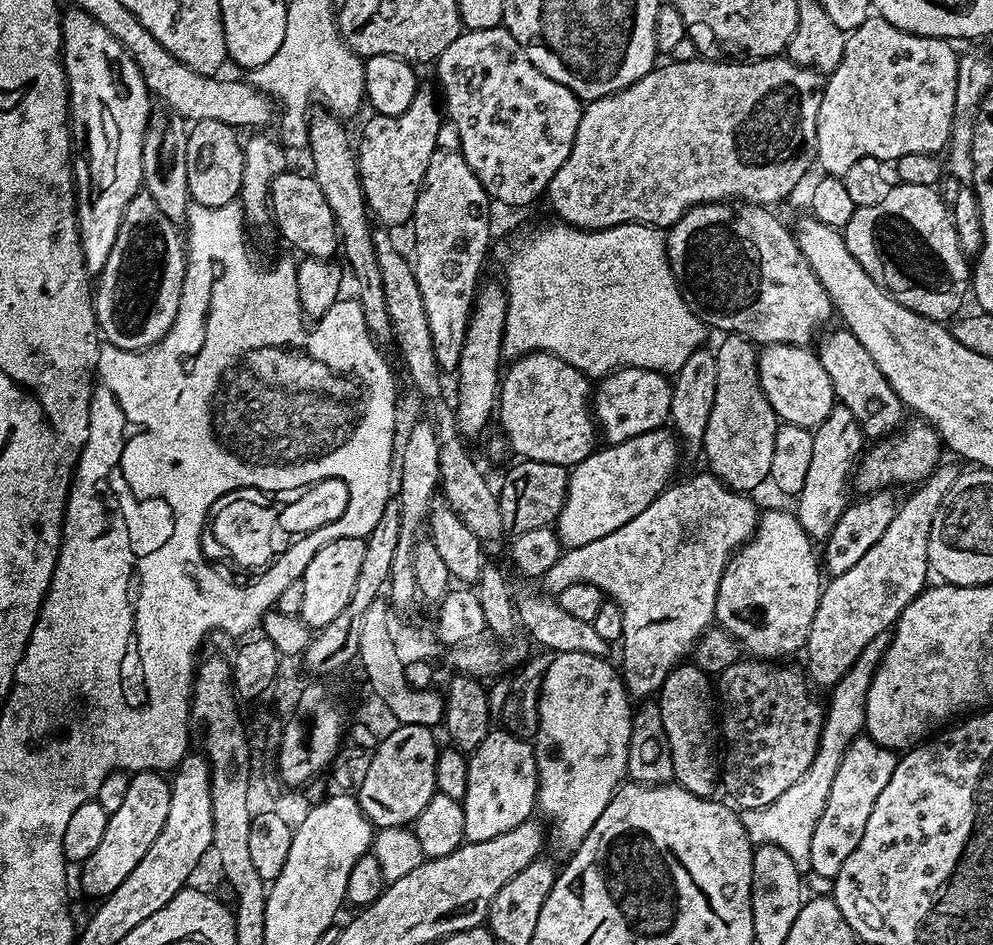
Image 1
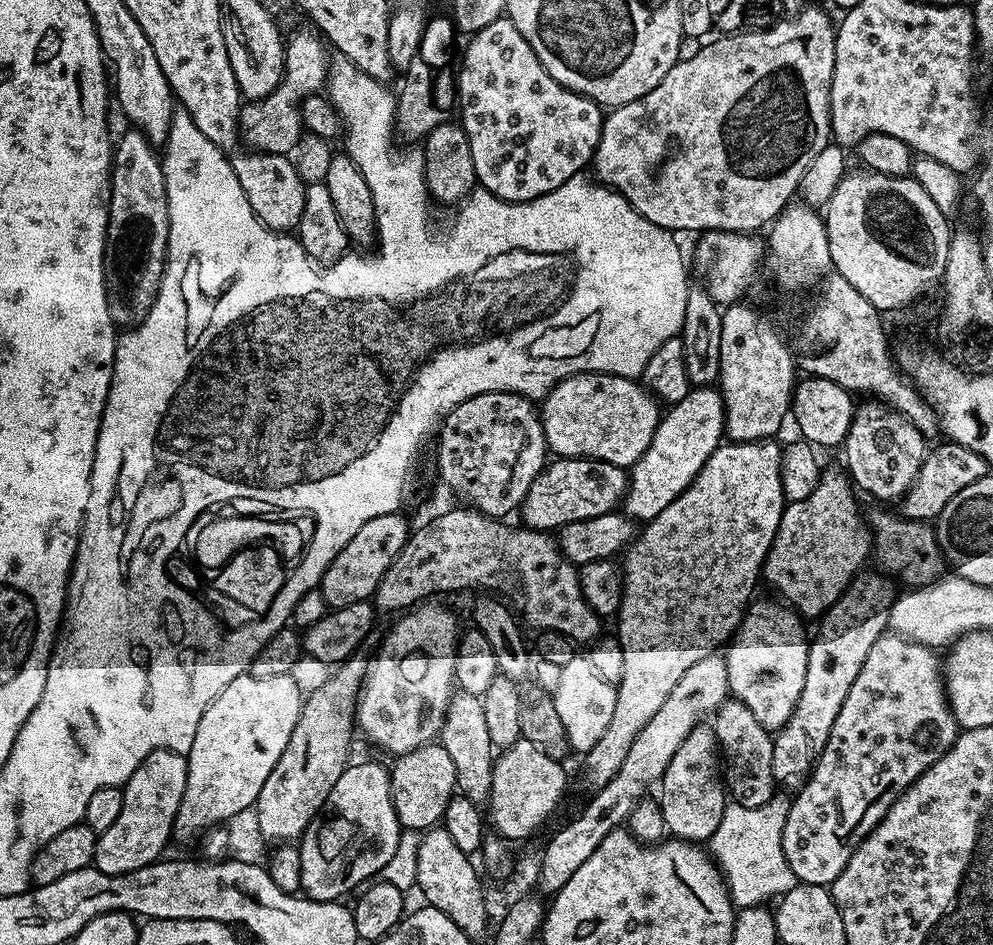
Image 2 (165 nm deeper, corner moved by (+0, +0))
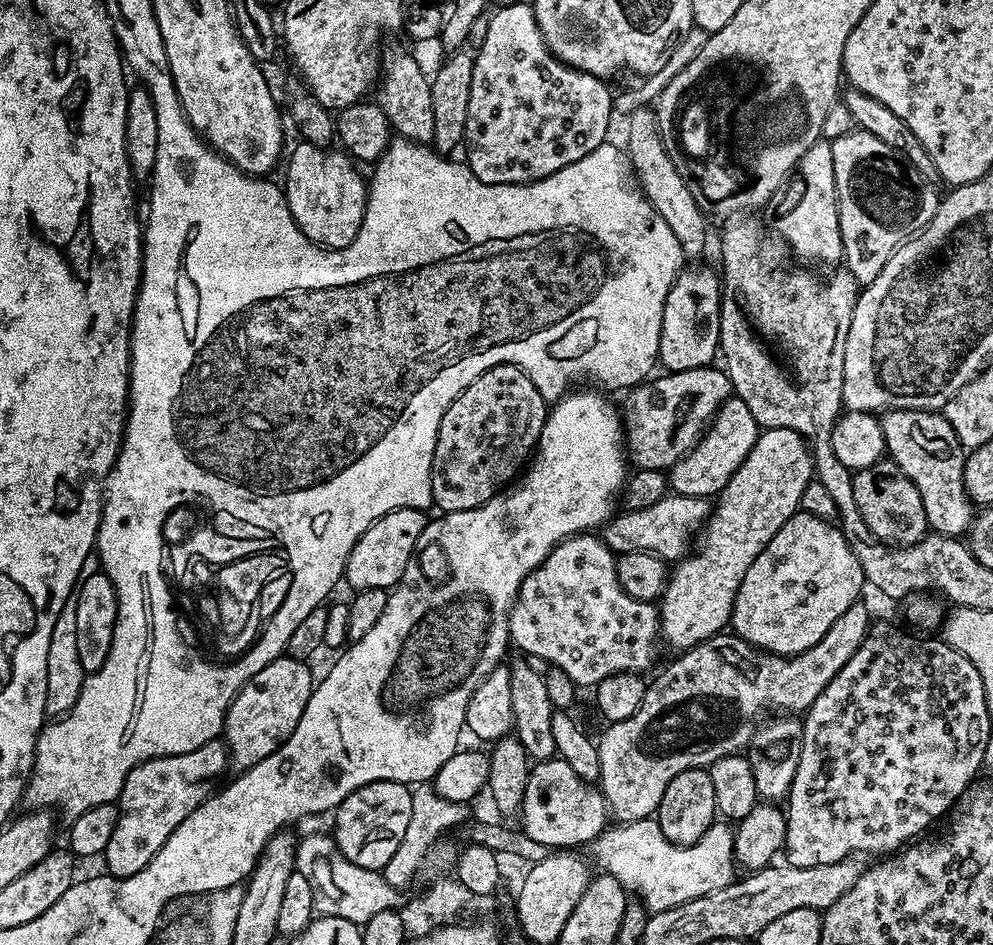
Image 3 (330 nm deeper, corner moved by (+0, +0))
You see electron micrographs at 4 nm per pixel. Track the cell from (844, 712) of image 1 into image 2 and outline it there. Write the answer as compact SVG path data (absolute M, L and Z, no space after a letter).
M780 794L773 795L767 804L757 808L725 803L722 822L718 822L718 830L714 830L710 841L710 855L724 877L728 896L737 909L763 905L771 896L782 897L798 883L782 850L782 830L786 826L788 806L789 801L783 800Z

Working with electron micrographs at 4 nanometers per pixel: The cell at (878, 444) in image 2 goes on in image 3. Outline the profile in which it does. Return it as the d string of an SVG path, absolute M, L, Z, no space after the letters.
M891 458L878 461L874 466L861 468L853 475L853 496L873 534L884 544L899 546L913 544L929 535L930 529L926 510L922 506L922 494L918 494L918 486L910 482Z

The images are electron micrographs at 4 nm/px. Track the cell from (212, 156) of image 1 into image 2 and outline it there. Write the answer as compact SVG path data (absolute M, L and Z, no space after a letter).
M319 35L296 36L287 41L284 50L284 79L269 96L250 100L240 105L240 136L249 149L288 156L295 144L299 145L305 131L300 103L307 96L317 95L325 87L330 63L329 49Z

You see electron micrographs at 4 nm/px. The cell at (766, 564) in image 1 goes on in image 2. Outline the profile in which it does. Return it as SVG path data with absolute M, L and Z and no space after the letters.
M775 599L758 600L740 619L723 658L729 693L748 707L760 724L775 734L786 726L790 714L794 714L798 706L798 698L802 698L810 636L804 633L805 621L799 612Z

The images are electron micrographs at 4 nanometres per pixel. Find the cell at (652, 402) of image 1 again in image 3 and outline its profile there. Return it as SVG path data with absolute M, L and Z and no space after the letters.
M697 263L697 268L685 267L672 283L670 294L666 294L658 364L668 372L707 368L718 356L721 277L715 267L707 268L702 263Z

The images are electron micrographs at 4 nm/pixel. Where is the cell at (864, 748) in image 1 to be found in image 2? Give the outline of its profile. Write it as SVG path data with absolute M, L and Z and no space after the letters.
M895 634L880 636L878 642L874 642L874 646L870 646L870 654L866 654L866 662L862 662L862 670L858 670L858 678L854 678L854 682L850 686L850 694L846 694L846 702L842 702L842 710L838 710L838 718L834 718L834 726L830 726L830 738L826 738L826 746L821 750L820 757L816 759L808 781L793 795L796 797L791 797L786 814L786 826L782 830L782 850L786 854L786 862L790 866L790 870L794 870L797 881L801 884L831 886L838 878L838 874L842 874L842 870L846 870L846 862L850 862L854 850L876 829L878 822L887 814L893 802L922 773L930 770L930 766L934 766L934 762L938 762L938 758L942 758L945 750L956 741L957 735L958 725L952 708L948 704L948 693L944 691L941 657L926 645L910 642L901 636Z

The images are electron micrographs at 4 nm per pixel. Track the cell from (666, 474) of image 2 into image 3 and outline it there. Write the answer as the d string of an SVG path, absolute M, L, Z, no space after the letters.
M737 398L728 399L716 411L715 420L712 421L700 442L695 444L667 473L671 491L677 496L703 496L705 498L719 496L726 486L726 482L730 482L730 478L734 478L734 470L738 470L738 466L742 466L742 462L746 462L746 454L750 454L750 450L754 450L754 442L760 437L761 431L761 427L754 420L754 415L750 414L750 409L744 402Z

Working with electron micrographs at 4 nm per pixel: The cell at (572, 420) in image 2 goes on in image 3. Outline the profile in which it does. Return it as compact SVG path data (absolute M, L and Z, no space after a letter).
M716 367L668 372L660 374L664 376L658 377L657 375L651 382L637 384L636 387L627 389L625 396L628 397L624 400L624 408L622 404L622 427L627 459L637 469L645 468L659 472L671 470L704 437L704 433L708 431L712 421L716 418L716 411L733 395L731 378L727 371L723 367Z

